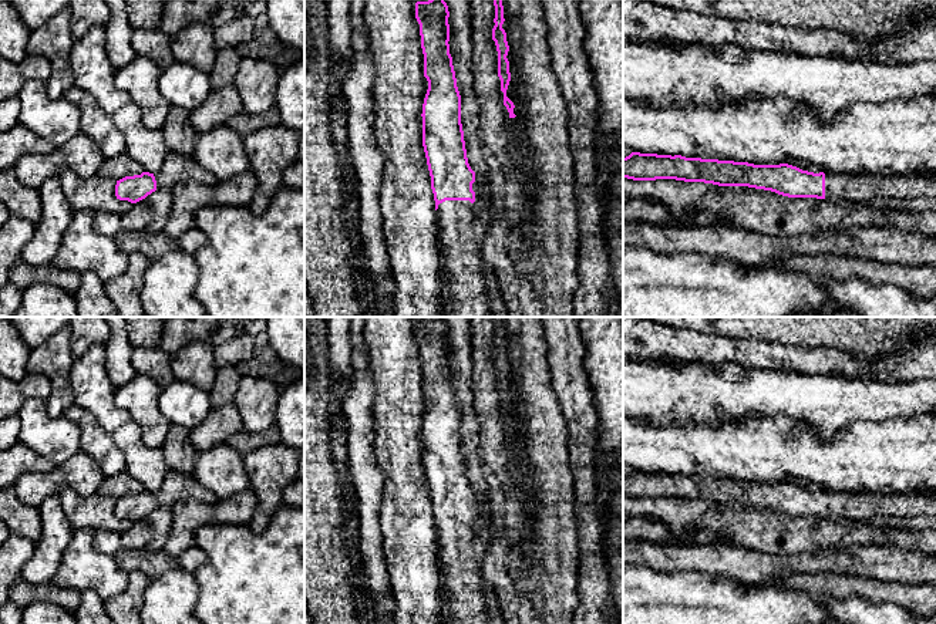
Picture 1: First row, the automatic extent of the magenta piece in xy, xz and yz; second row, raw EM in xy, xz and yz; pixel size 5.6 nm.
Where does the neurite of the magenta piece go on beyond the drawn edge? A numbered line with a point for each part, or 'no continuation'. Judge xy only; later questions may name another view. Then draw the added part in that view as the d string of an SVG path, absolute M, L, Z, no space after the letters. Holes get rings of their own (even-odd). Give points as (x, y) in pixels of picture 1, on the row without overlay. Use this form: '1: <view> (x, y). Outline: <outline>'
1: xy (177, 486). Outline: M168 470L164 478L162 486L154 492L156 499L156 509L172 507L176 502L185 499L195 499L202 503L216 503L219 497L203 488L192 473L182 473Z

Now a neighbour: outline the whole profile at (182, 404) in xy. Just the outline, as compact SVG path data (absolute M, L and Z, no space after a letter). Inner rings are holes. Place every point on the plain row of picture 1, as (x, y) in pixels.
M179 380L161 388L158 405L171 425L188 429L199 425L212 409L209 391L199 389L193 384Z

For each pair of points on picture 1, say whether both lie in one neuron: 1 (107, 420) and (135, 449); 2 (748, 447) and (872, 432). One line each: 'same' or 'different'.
1: different
2: same

